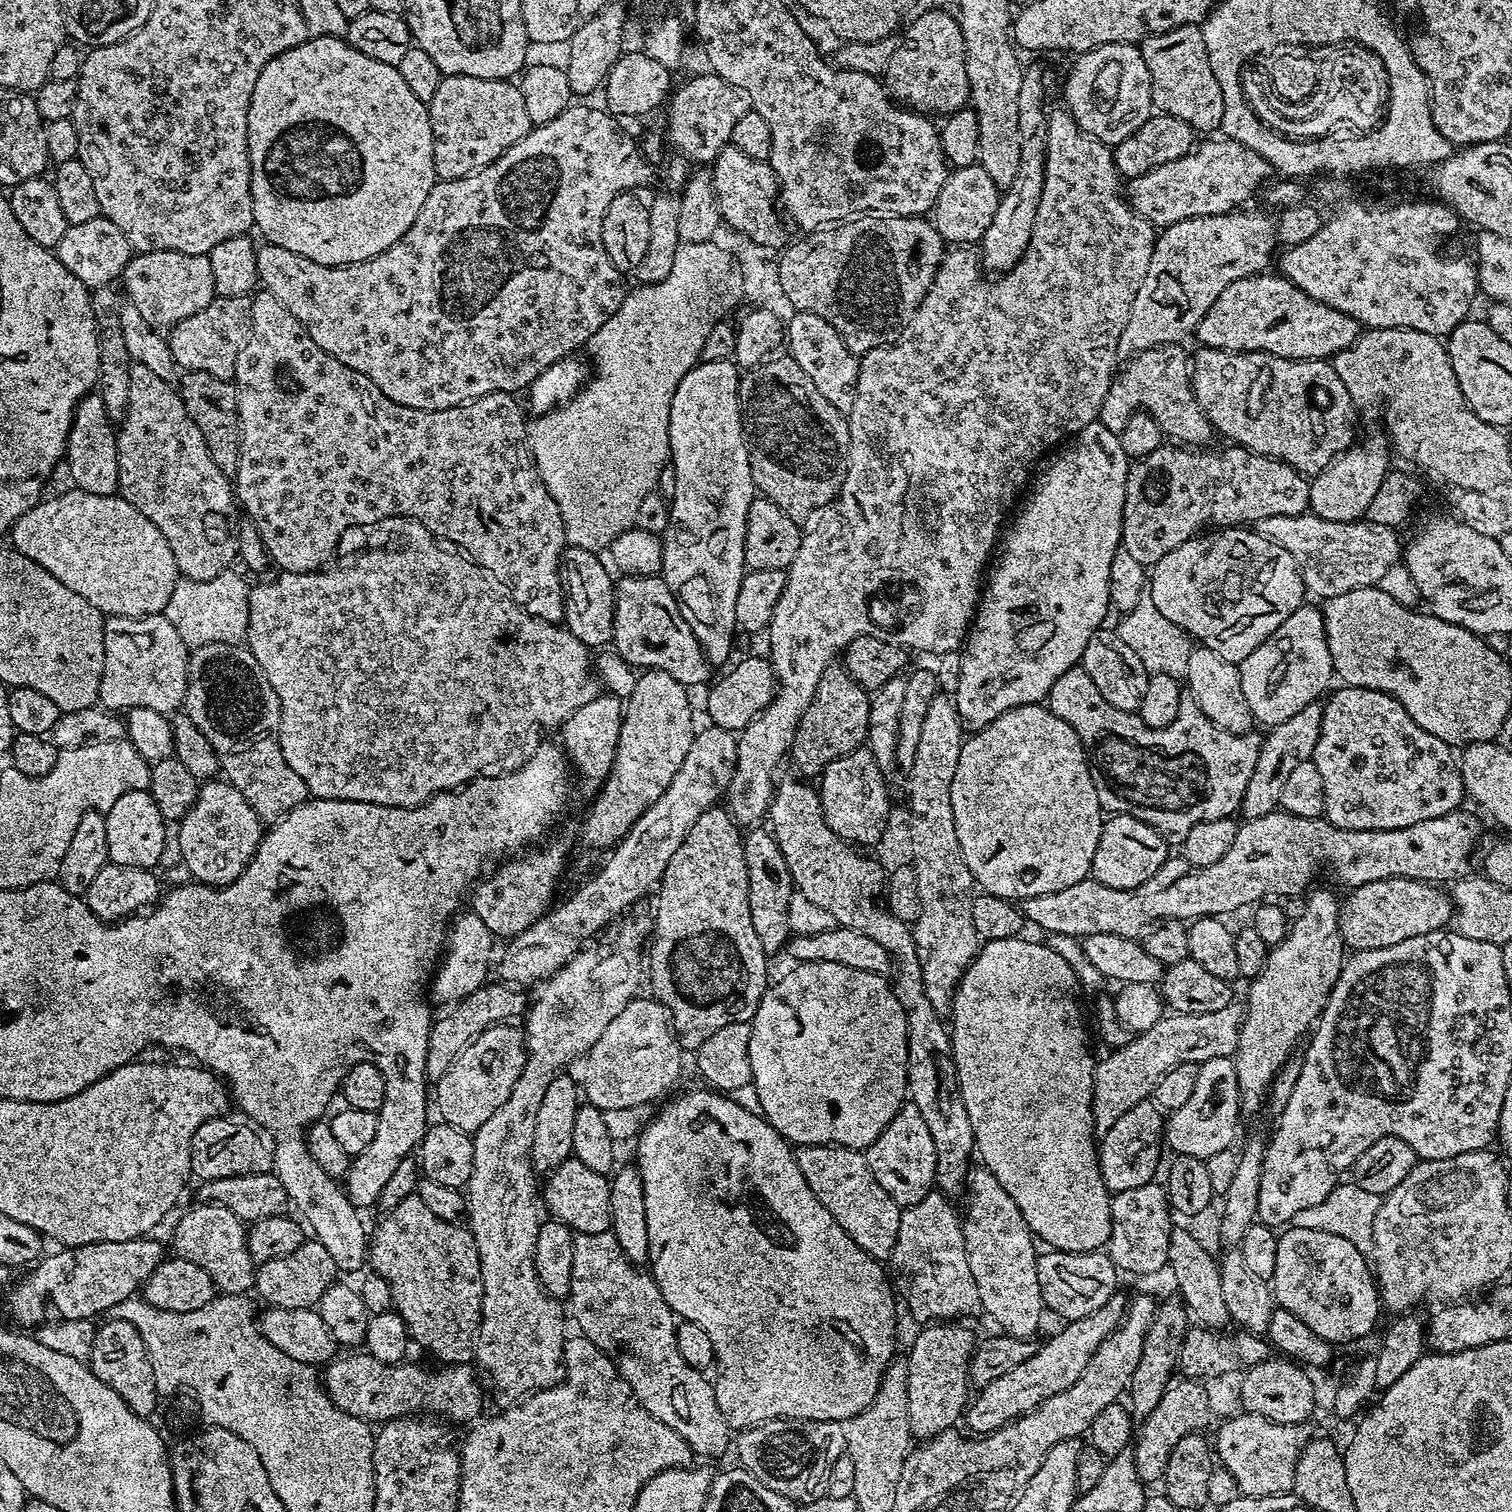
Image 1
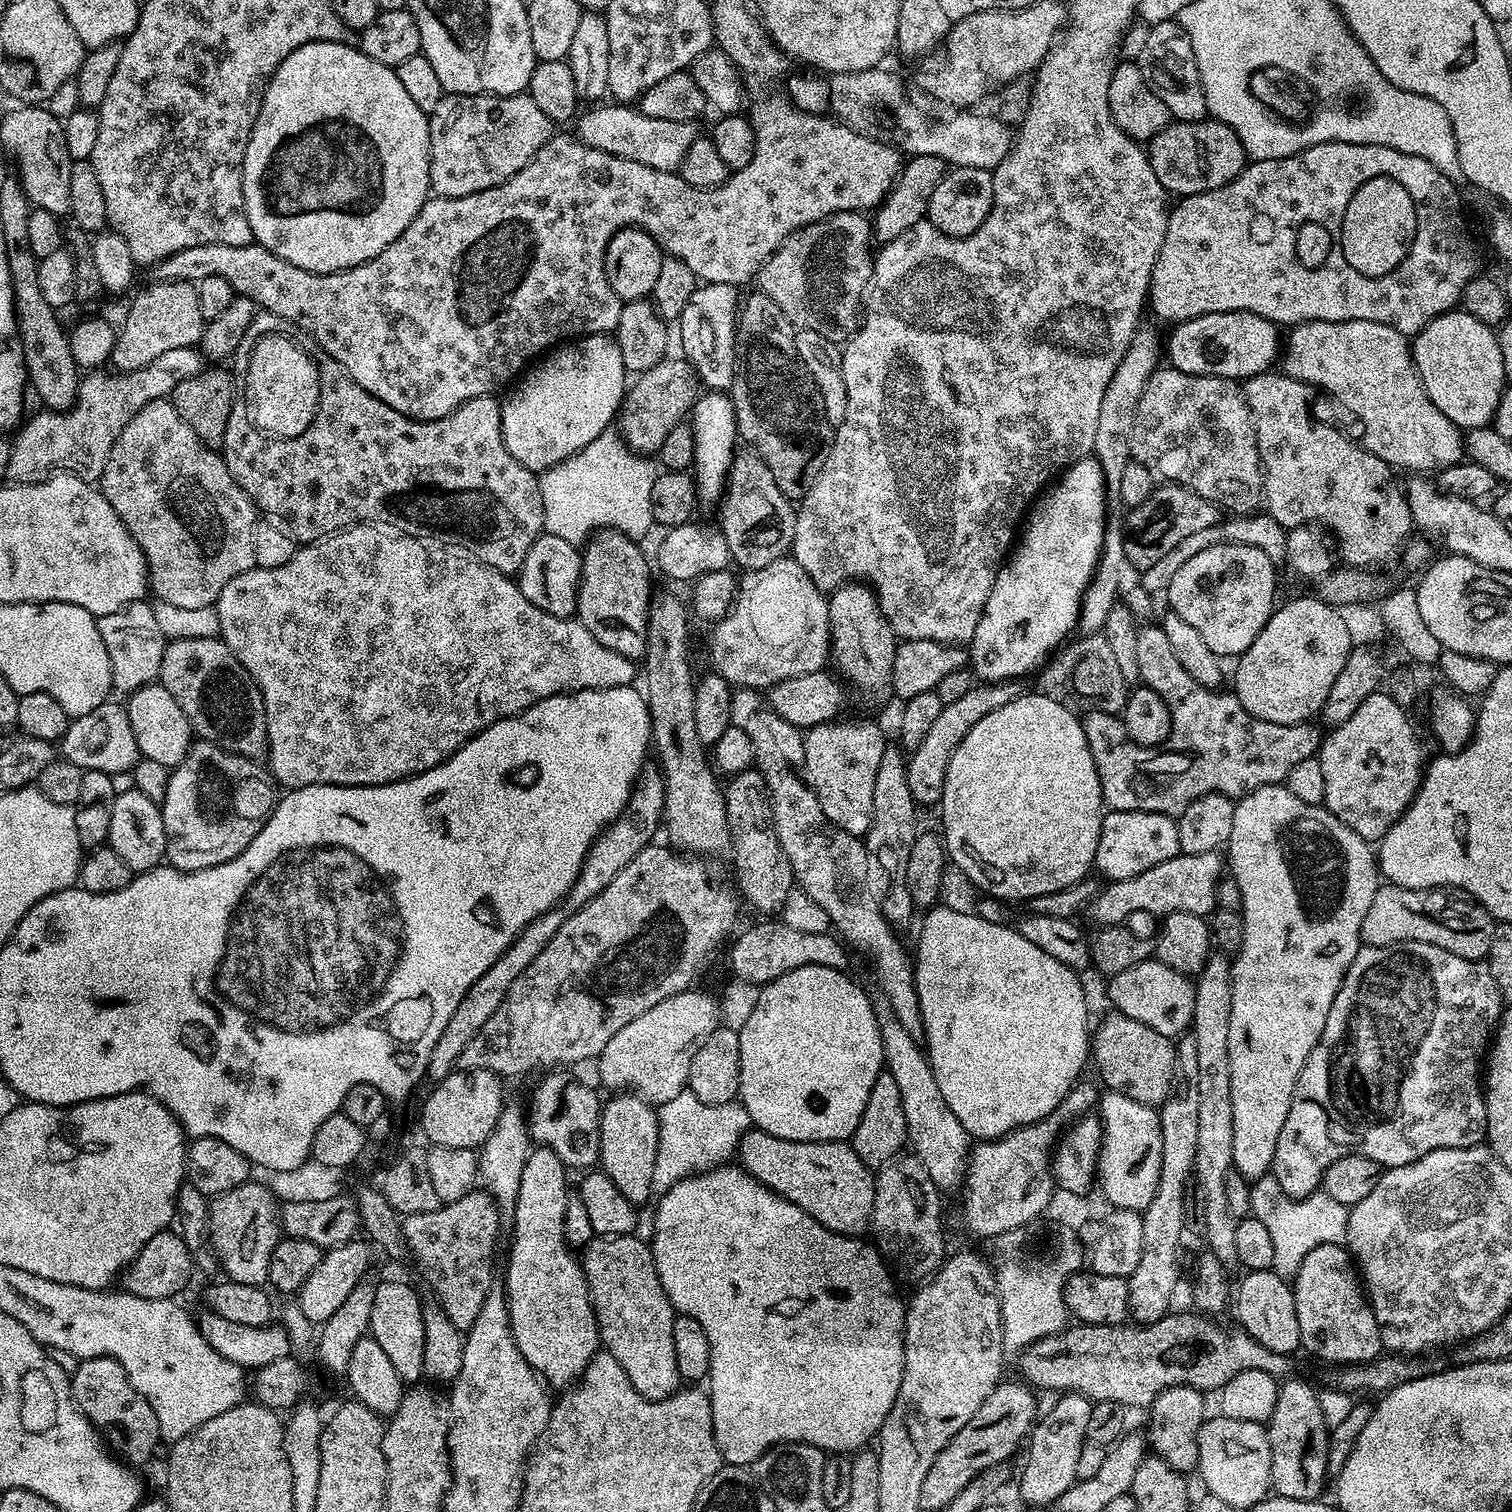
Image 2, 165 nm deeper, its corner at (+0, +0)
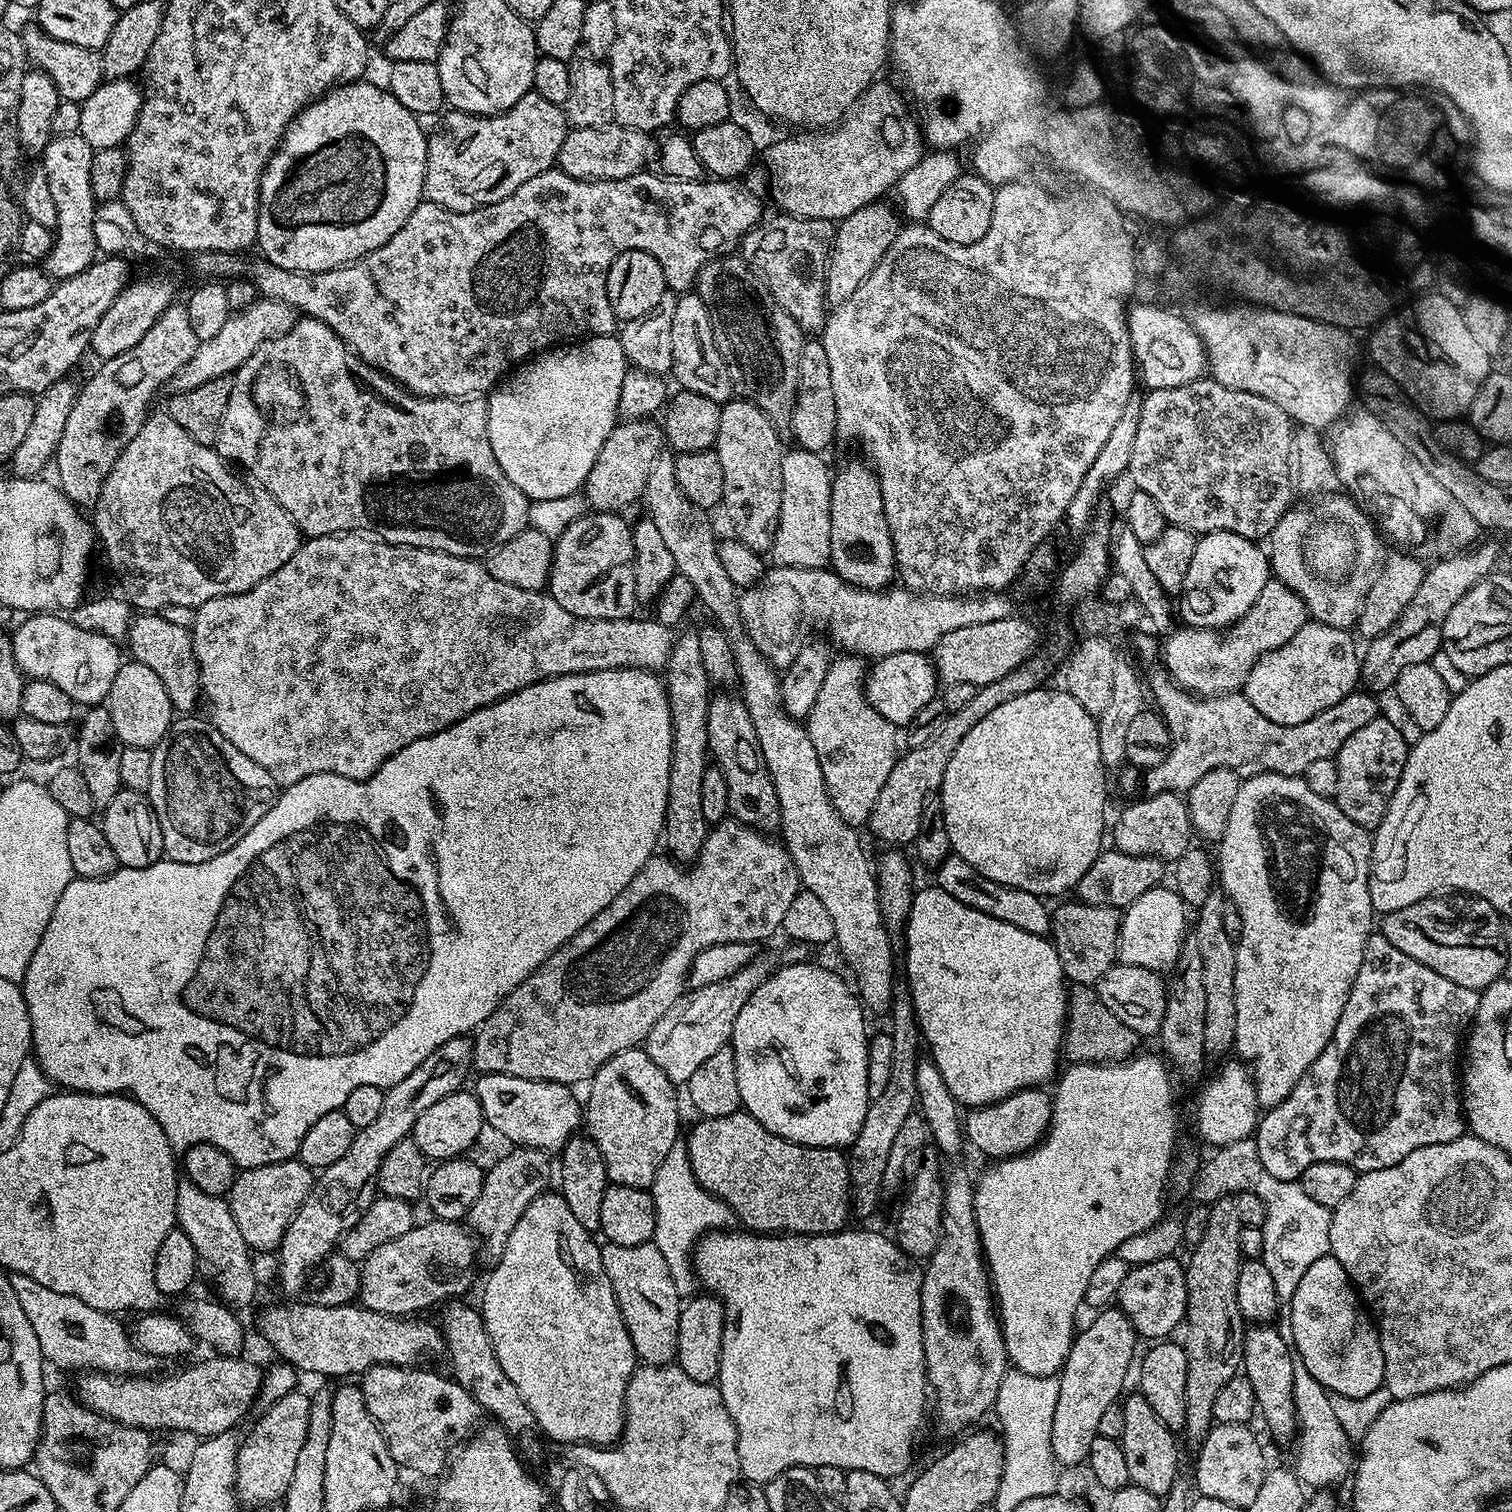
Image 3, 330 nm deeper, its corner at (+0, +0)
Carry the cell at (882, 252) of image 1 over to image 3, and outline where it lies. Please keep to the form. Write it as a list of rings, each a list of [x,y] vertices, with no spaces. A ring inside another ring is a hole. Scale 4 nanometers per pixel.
[[[777,215],[777,220],[768,224],[768,229],[763,232],[763,227],[751,228],[740,241],[738,248],[745,260],[757,269],[768,285],[770,294],[798,322],[801,332],[805,334],[820,334],[824,331],[824,324],[830,315],[830,305],[826,294],[826,270],[828,269],[828,255],[832,249],[833,221],[830,220],[803,220],[801,216]]]

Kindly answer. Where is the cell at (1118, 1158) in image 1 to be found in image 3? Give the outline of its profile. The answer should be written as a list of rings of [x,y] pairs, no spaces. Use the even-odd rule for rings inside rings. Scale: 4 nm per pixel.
[[[1043,1087],[1023,1088],[1006,1098],[1002,1098],[993,1104],[987,1104],[985,1108],[973,1108],[963,1117],[962,1131],[966,1137],[967,1143],[972,1144],[984,1156],[991,1158],[1007,1158],[1010,1156],[1021,1156],[1023,1152],[1029,1152],[1035,1148],[1044,1138],[1050,1122],[1052,1121],[1052,1096],[1044,1093]]]

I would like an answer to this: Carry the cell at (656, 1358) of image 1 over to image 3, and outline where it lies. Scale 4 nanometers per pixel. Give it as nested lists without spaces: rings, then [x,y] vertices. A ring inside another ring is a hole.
[[[651,1242],[638,1246],[605,1243],[600,1253],[606,1278],[610,1278],[610,1286],[630,1334],[630,1342],[634,1342],[637,1361],[646,1364],[673,1363],[678,1346],[678,1318],[682,1297],[674,1286],[674,1278],[670,1278],[662,1250],[658,1250],[658,1246]]]

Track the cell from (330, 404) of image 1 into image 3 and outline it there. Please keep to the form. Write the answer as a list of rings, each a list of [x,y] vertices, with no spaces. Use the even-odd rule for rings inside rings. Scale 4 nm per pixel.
[[[313,316],[297,319],[295,326],[286,334],[282,334],[277,340],[267,341],[266,352],[276,356],[275,363],[287,369],[299,385],[303,393],[304,417],[293,424],[267,424],[260,417],[262,409],[256,403],[233,402],[226,406],[226,414],[222,414],[222,426],[218,426],[218,438],[214,447],[225,462],[241,464],[264,487],[261,489],[287,510],[305,537],[325,536],[335,532],[375,534],[389,544],[403,544],[409,548],[434,548],[437,552],[449,552],[455,556],[483,558],[498,546],[502,546],[502,542],[510,542],[510,538],[529,527],[528,497],[522,494],[522,490],[518,490],[518,486],[514,486],[514,482],[510,482],[510,478],[506,478],[506,474],[502,474],[502,466],[498,466],[498,458],[494,458],[494,450],[490,450],[487,399],[413,396],[396,381],[389,380],[383,372],[378,372],[364,363],[346,342],[342,342],[342,338],[338,338],[338,334],[334,334],[334,330],[330,330],[330,326],[326,326],[326,322],[318,322],[318,318]]]

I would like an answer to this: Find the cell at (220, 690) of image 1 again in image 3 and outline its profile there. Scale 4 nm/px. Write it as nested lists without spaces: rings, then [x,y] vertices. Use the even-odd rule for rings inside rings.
[[[140,614],[128,627],[126,645],[132,653],[131,659],[142,662],[142,666],[150,666],[154,674],[158,674],[162,686],[166,686],[166,694],[170,694],[173,709],[180,714],[188,714],[192,707],[202,700],[200,691],[200,667],[194,654],[192,633],[182,626],[174,626],[174,622],[166,622],[158,614]]]

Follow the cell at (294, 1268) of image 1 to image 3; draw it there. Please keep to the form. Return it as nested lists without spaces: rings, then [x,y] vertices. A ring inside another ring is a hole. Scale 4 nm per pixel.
[[[429,1219],[429,1224],[417,1223],[406,1234],[391,1242],[382,1242],[364,1261],[360,1270],[359,1303],[383,1316],[411,1317],[420,1314],[423,1308],[435,1309],[445,1302],[463,1297],[472,1284],[472,1267],[478,1256],[478,1240],[463,1223],[455,1220]]]

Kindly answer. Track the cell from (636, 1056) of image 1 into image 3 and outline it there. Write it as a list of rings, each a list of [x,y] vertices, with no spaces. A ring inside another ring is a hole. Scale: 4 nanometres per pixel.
[[[788,942],[785,945],[785,948],[776,948],[773,952],[766,953],[765,956],[764,953],[757,955],[756,959],[747,964],[745,968],[730,974],[728,980],[714,982],[714,986],[702,986],[685,991],[684,995],[674,1002],[674,1006],[670,1006],[670,1010],[666,1010],[666,1014],[662,1014],[662,1018],[658,1018],[658,1022],[654,1022],[654,1030],[650,1030],[646,1041],[646,1050],[654,1063],[671,1078],[673,1084],[687,1085],[690,1074],[694,1074],[694,1070],[698,1070],[698,1066],[702,1066],[702,1062],[706,1062],[706,1058],[710,1058],[710,1054],[716,1053],[731,1041],[734,1018],[738,1018],[738,1010],[742,1010],[742,1006],[746,1006],[746,998],[750,998],[750,994],[754,994],[754,990],[758,986],[762,986],[762,982],[766,982],[766,978],[770,978],[778,968],[785,968],[791,964],[803,964],[809,959],[809,945],[795,942]]]

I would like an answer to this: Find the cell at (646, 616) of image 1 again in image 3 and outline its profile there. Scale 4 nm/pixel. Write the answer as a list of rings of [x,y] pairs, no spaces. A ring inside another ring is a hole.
[[[589,511],[579,516],[562,535],[555,537],[552,554],[552,575],[548,577],[547,591],[558,602],[566,606],[570,614],[587,620],[626,620],[637,611],[634,594],[634,542],[632,524],[624,521],[623,515],[615,512]]]

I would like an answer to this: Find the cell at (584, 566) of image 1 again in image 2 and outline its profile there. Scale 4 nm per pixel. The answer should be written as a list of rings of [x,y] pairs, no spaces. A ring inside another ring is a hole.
[[[540,535],[530,546],[518,573],[522,594],[542,610],[567,620],[576,616],[576,595],[580,589],[580,571],[584,565],[582,552],[577,545],[566,542],[566,538]]]

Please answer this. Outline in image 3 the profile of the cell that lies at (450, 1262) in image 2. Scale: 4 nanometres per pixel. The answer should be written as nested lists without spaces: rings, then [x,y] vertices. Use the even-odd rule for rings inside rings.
[[[513,1147],[496,1165],[485,1171],[482,1182],[482,1194],[474,1206],[470,1206],[466,1217],[469,1229],[478,1237],[482,1245],[482,1252],[489,1256],[489,1261],[495,1262],[500,1259],[502,1250],[506,1250],[506,1242],[518,1218],[549,1187],[548,1175],[553,1175],[554,1168],[548,1165],[549,1153],[542,1152],[538,1148]]]

